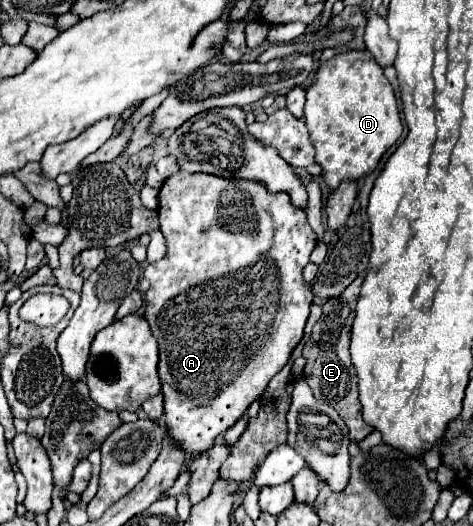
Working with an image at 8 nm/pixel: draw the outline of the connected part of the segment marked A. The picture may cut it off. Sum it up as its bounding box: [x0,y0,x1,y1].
[143,170,317,454]

